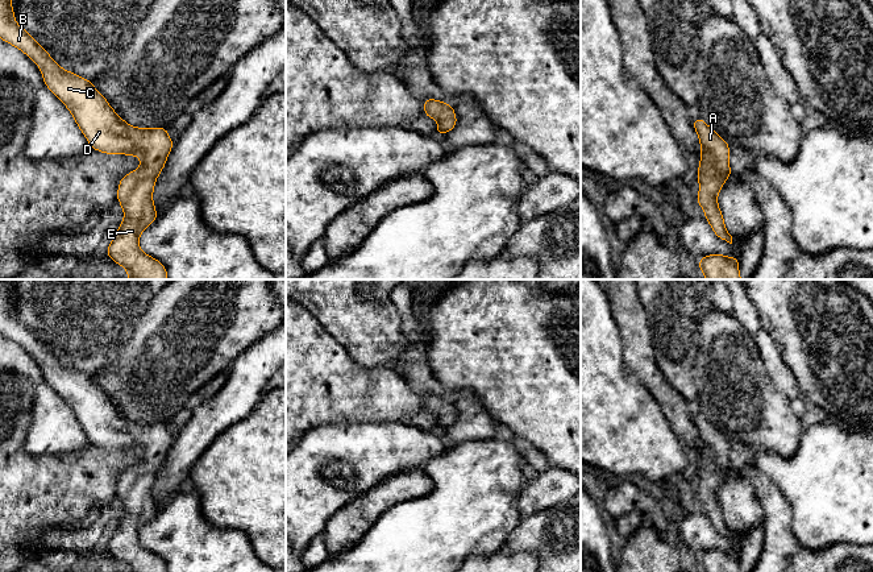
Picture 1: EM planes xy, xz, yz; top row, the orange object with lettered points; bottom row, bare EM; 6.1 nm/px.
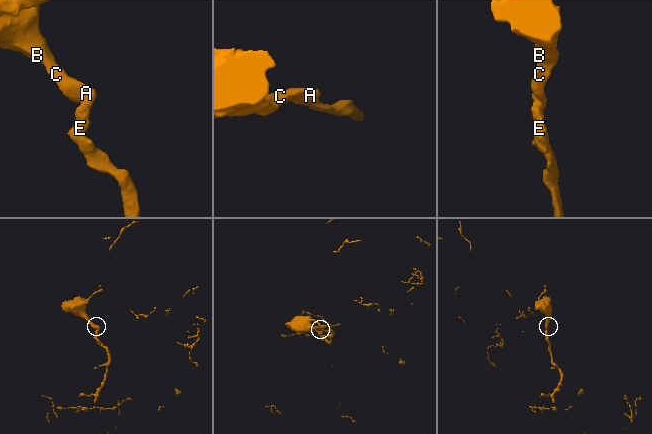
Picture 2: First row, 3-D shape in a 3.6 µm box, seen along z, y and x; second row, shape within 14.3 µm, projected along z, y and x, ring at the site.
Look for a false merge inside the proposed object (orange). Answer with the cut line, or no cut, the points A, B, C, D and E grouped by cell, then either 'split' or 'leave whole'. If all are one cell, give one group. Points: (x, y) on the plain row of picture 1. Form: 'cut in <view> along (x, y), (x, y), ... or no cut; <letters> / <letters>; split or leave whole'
no cut; A B C D E; leave whole

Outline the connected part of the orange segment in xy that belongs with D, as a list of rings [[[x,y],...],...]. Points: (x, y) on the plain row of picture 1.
[[[0,279],[0,333],[32,353],[42,366],[43,378],[71,407],[92,444],[107,449],[137,451],[141,460],[119,478],[117,496],[124,515],[107,551],[124,561],[128,572],[167,572],[158,555],[141,546],[140,530],[158,509],[153,498],[155,474],[174,442],[166,423],[136,423],[125,418],[93,380],[63,365],[49,348],[14,316],[14,279]]]

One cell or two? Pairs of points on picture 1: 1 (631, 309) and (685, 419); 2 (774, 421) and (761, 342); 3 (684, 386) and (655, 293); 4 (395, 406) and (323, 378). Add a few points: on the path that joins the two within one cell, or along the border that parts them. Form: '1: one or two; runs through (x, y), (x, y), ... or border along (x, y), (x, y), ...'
1: one; runs through (636, 336), (639, 357), (662, 392)
2: two; border along (755, 343), (769, 380), (785, 397)
3: one; runs through (677, 363), (674, 316)
4: one; runs through (377, 394), (353, 394), (341, 390)

